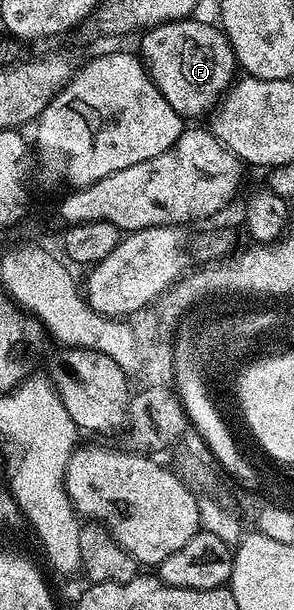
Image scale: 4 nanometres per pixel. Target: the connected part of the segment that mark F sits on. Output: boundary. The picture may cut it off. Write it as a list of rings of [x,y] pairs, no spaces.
[[[194,16],[175,18],[173,22],[154,26],[141,35],[142,64],[156,88],[160,88],[160,96],[172,104],[183,120],[209,115],[236,78],[234,49],[225,33],[217,25],[209,26],[196,19]]]

